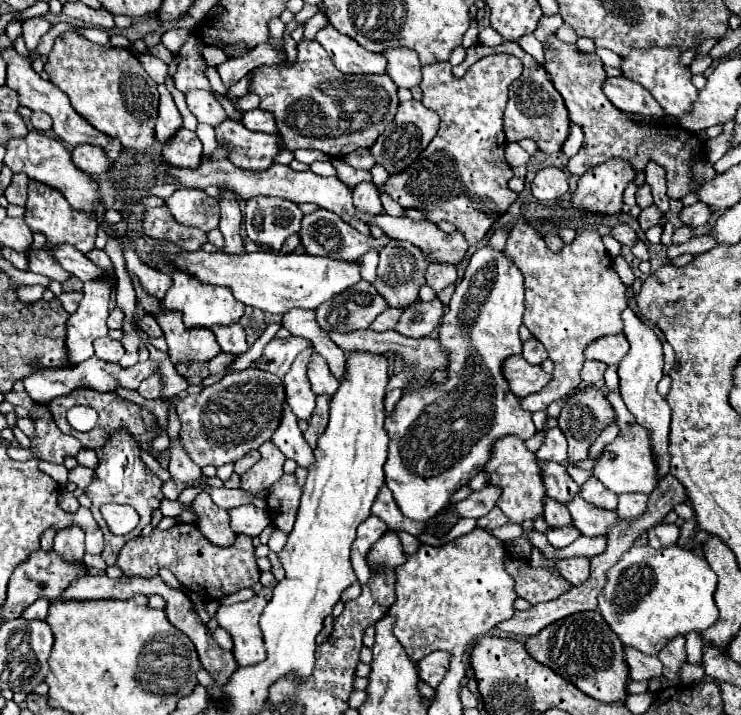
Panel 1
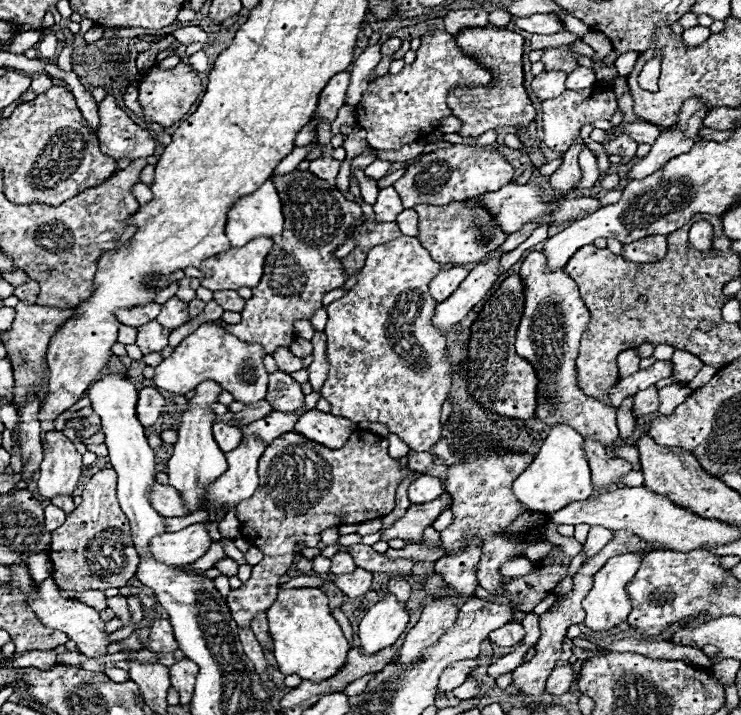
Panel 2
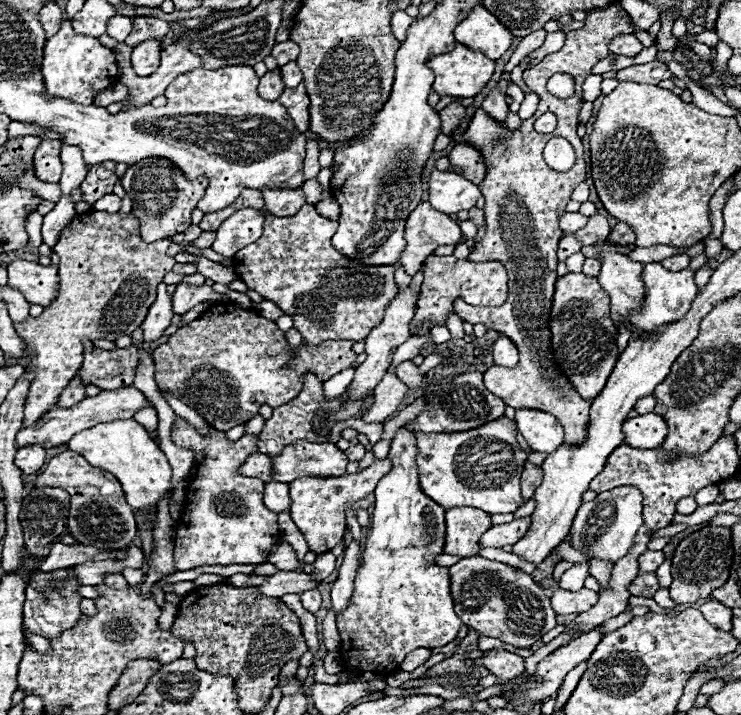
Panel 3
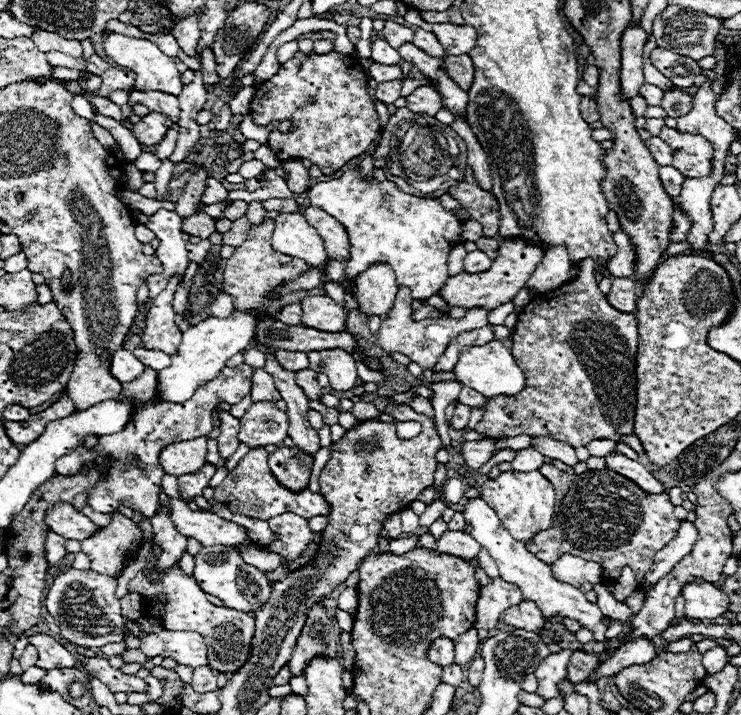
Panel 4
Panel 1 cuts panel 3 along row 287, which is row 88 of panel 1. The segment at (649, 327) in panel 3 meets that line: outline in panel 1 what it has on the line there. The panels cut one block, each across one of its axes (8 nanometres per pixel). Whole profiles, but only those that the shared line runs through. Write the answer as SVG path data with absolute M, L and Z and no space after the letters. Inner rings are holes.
M654 48L648 52L632 50L628 58L622 58L622 74L628 80L634 80L642 84L646 90L650 90L656 102L664 108L664 112L674 118L682 118L684 114L688 114L688 110L692 110L692 102L696 102L696 96L698 96L698 90L690 82L692 76L688 68L680 66L678 58L680 58L680 52L676 52L676 48L670 48L670 50Z

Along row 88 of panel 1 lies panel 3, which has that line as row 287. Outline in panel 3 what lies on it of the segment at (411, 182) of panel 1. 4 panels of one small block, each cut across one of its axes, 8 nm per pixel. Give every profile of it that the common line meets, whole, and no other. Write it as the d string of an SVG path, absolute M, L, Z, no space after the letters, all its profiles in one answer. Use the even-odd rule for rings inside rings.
M428 256L424 262L424 284L418 300L418 310L412 318L410 330L418 330L420 322L430 322L428 328L446 326L448 314L454 310L454 300L462 298L468 304L500 306L506 302L508 276L500 262L470 262L454 256Z

